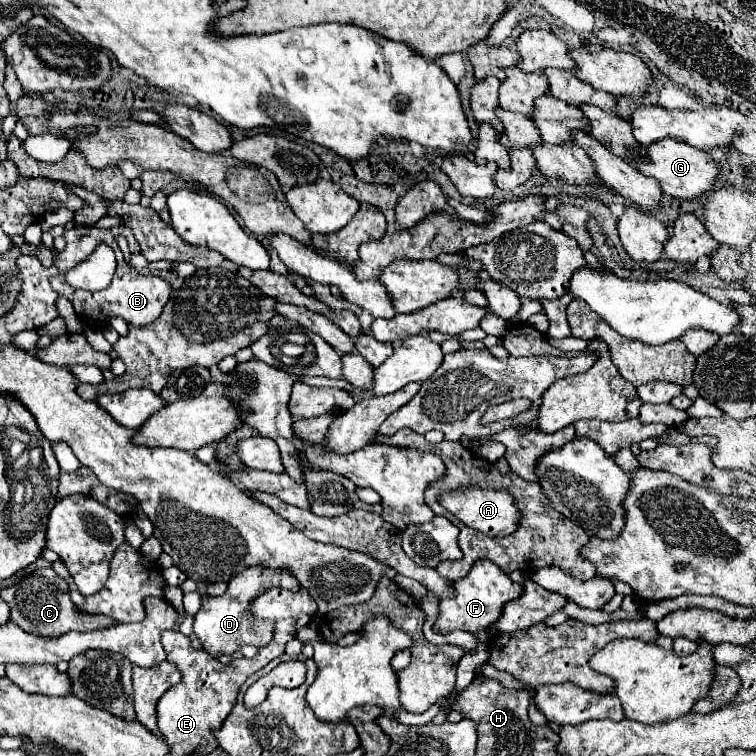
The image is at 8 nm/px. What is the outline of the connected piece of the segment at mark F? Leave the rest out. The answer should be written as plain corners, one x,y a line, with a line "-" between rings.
480,560
476,566
470,570
470,574
458,582
454,582
454,588
458,592
456,598
444,598
440,600
440,616
434,624
434,632
440,634
450,634
454,630
464,630
464,632
482,632
488,630
502,614
504,606
516,598
522,596
524,588
516,582
512,582
496,564
490,560

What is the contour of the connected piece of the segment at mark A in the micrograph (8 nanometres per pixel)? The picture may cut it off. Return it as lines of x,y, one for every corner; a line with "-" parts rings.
470,488
470,490
456,490
450,494
440,496
440,504
450,510
456,518
460,518
464,524
470,528
484,532
486,536
508,536
520,526
520,510
514,504
514,498
510,492
500,492
500,490
480,490
480,488

